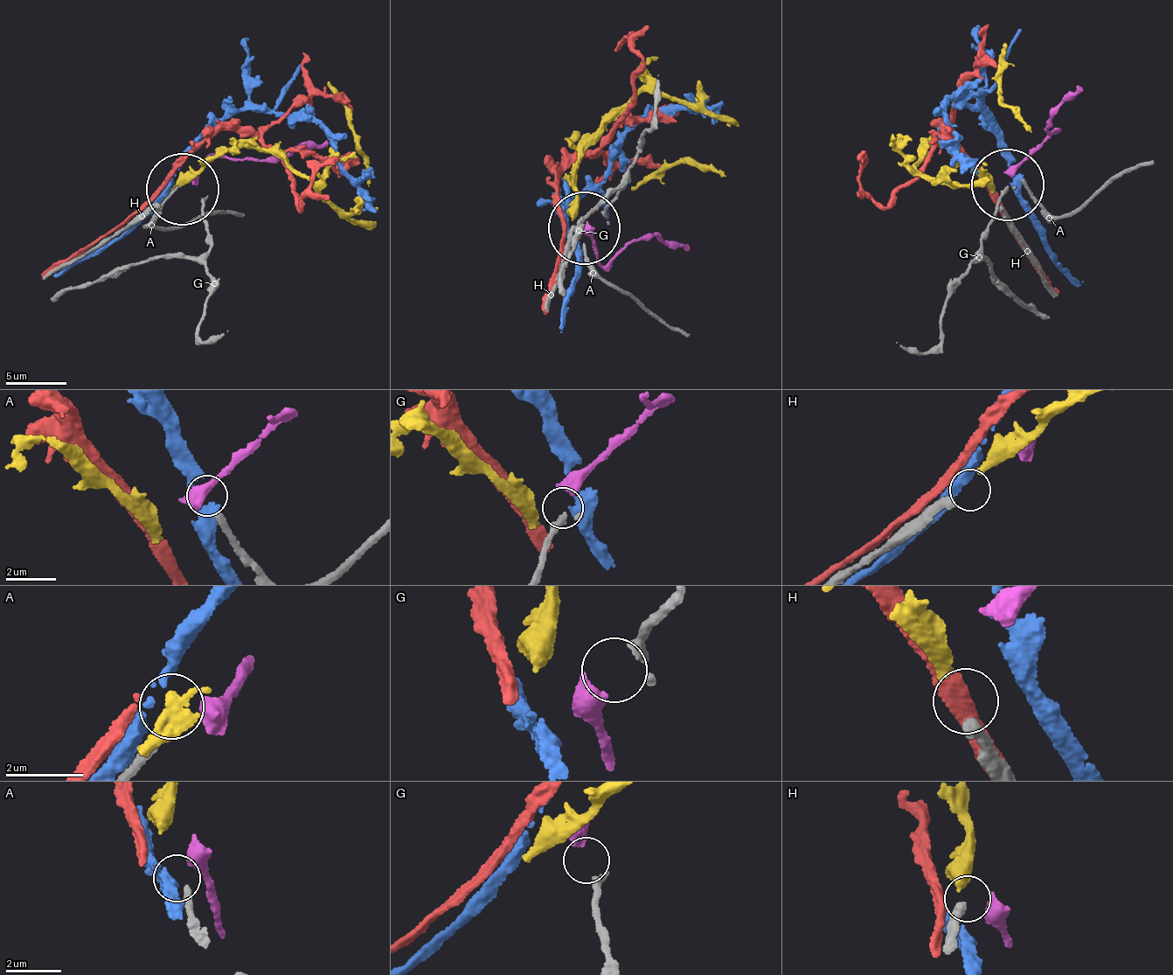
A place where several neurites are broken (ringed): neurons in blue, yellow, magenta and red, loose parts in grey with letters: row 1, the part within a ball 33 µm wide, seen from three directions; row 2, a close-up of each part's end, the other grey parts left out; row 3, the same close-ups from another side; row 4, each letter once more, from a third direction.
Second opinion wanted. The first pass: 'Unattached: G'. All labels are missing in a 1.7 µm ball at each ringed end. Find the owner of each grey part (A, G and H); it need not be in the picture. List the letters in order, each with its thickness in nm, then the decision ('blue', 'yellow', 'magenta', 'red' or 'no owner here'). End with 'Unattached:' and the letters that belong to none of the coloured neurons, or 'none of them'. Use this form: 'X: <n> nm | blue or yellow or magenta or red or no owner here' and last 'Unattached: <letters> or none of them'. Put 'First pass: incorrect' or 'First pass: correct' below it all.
A: 240 nm | no owner here
G: 180 nm | magenta
H: 320 nm | yellow
Unattached: A
First pass: incorrect

